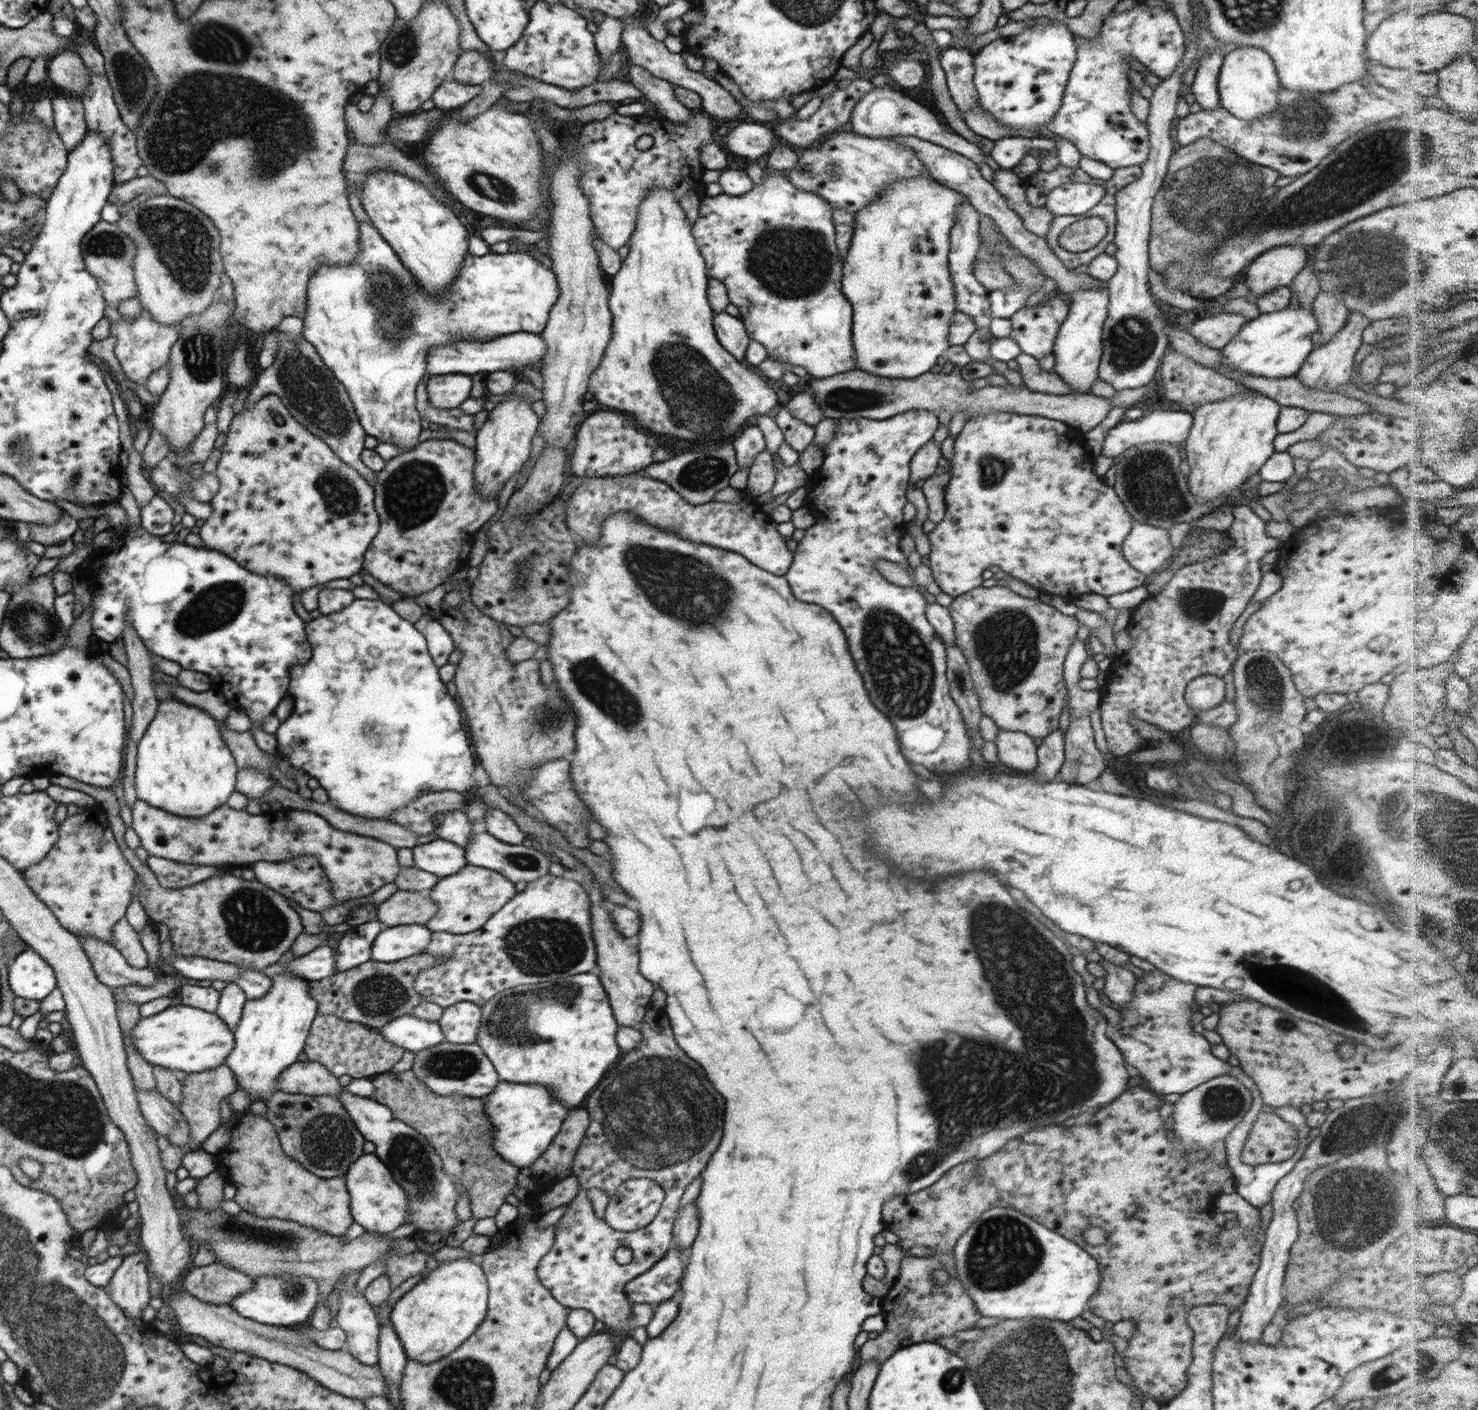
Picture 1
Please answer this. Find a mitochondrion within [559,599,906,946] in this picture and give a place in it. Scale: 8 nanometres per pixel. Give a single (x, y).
(610, 697)

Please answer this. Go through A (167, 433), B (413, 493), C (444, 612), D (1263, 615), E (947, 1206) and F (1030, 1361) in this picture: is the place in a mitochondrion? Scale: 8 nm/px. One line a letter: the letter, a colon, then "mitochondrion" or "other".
A: other
B: mitochondrion
C: other
D: other
E: other
F: mitochondrion

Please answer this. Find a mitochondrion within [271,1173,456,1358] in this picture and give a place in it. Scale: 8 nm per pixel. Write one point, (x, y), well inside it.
(291, 1289)

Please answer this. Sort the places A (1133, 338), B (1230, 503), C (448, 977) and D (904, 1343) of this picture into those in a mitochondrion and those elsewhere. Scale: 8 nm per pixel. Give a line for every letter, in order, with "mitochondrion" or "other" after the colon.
A: mitochondrion
B: other
C: other
D: other

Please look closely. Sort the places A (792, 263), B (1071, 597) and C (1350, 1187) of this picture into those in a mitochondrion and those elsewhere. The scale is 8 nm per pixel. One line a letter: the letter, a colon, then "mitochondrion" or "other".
A: mitochondrion
B: other
C: mitochondrion

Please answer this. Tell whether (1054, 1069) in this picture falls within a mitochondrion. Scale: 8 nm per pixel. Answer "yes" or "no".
yes

